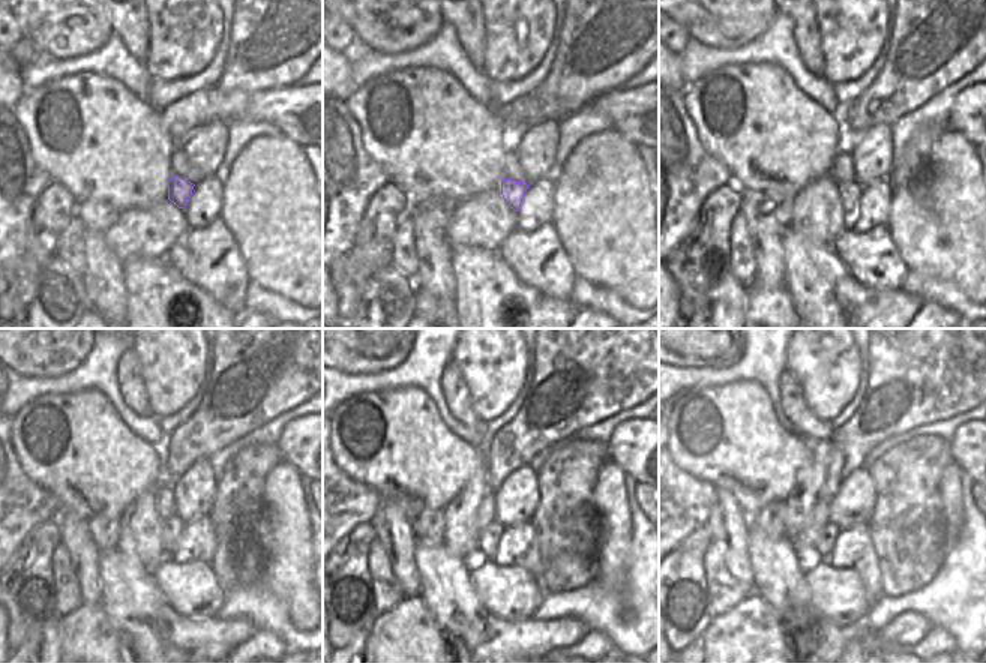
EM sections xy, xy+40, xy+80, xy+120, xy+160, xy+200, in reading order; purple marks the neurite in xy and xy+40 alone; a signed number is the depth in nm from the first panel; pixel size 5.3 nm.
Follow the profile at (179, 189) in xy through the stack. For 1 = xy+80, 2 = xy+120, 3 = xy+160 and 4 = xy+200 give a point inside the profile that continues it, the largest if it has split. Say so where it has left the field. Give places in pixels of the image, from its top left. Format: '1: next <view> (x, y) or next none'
1: next xy+80 (848, 192)
2: next xy+120 (171, 528)
3: next xy+160 (488, 542)
4: next xy+200 (824, 540)

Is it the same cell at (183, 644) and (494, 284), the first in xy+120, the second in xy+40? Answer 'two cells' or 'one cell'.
one cell

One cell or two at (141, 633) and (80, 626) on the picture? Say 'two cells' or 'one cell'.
two cells

